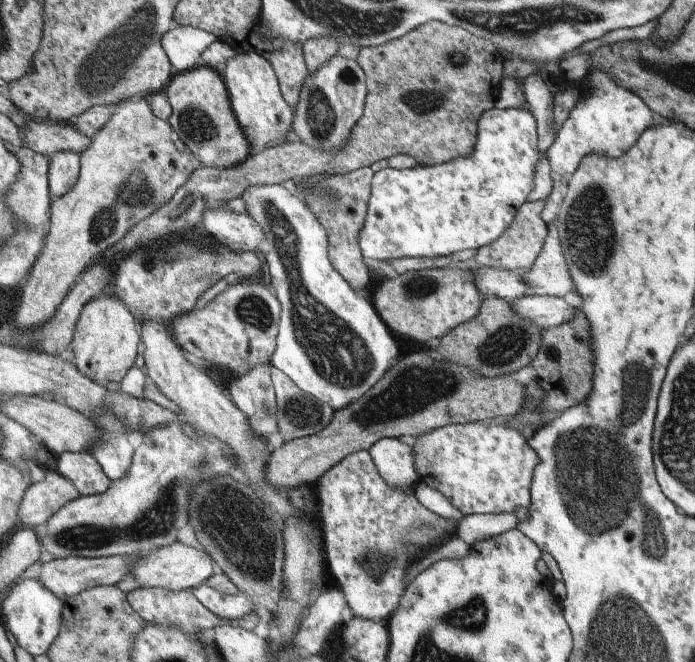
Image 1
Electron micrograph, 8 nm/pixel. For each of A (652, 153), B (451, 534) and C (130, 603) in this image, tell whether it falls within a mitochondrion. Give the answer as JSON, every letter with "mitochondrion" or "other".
{"A":"other","B":"other","C":"other"}

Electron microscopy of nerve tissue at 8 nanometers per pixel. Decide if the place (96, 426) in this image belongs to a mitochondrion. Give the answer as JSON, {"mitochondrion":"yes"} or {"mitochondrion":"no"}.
{"mitochondrion":"no"}

